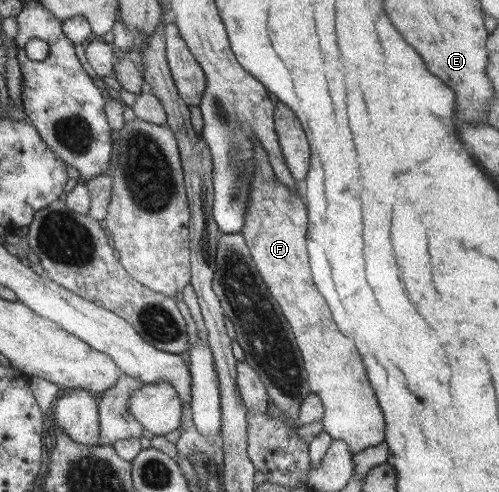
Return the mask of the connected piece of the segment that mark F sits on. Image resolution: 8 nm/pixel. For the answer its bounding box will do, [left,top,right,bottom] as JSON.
[239,140,384,455]

